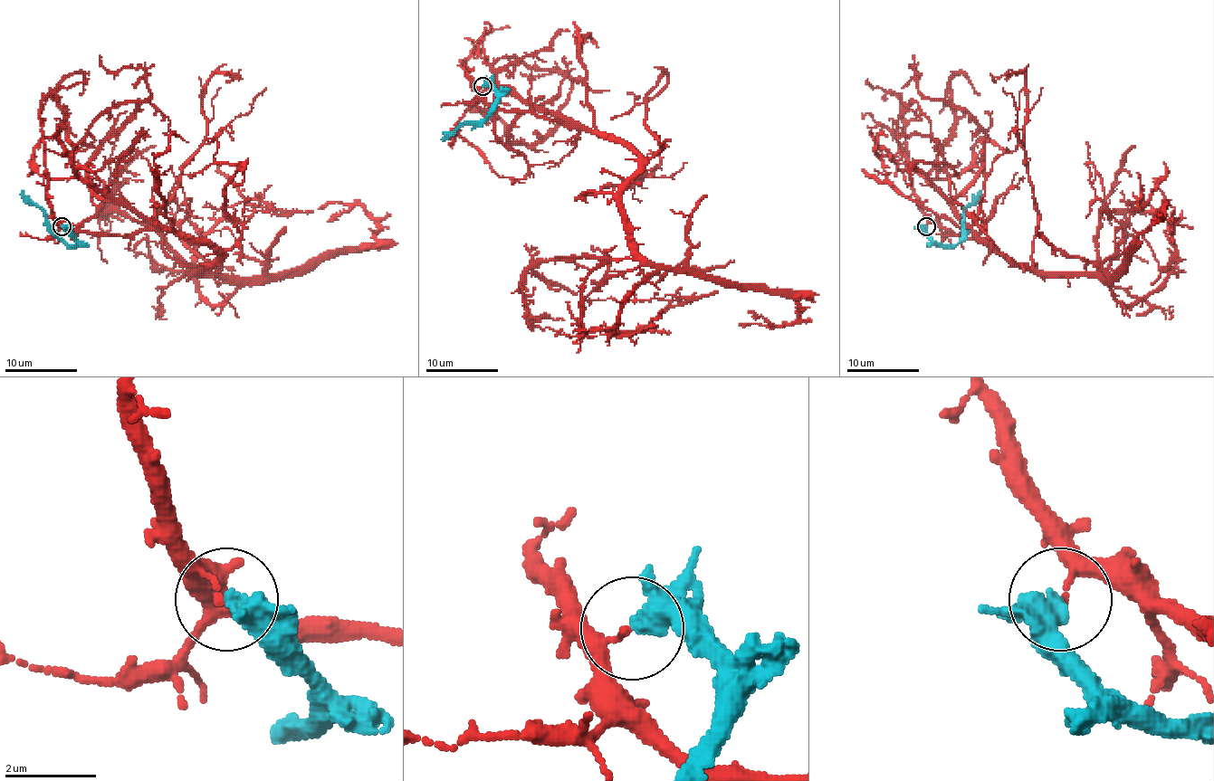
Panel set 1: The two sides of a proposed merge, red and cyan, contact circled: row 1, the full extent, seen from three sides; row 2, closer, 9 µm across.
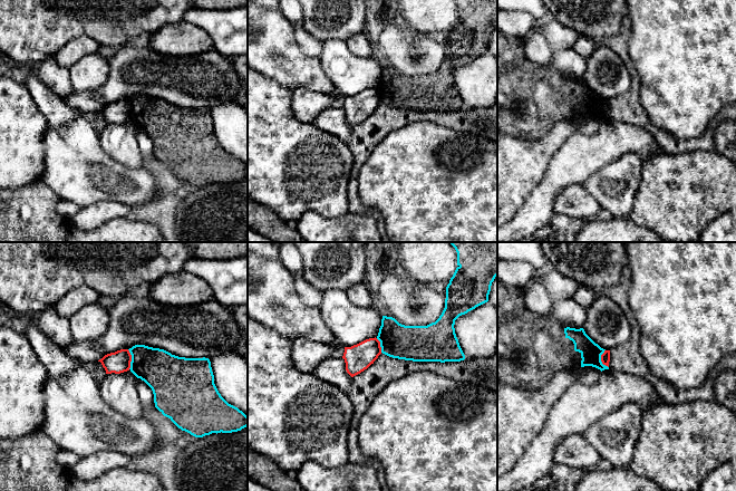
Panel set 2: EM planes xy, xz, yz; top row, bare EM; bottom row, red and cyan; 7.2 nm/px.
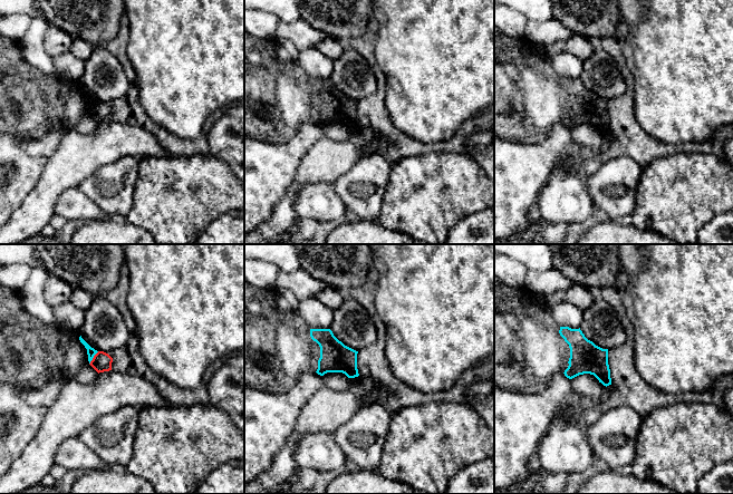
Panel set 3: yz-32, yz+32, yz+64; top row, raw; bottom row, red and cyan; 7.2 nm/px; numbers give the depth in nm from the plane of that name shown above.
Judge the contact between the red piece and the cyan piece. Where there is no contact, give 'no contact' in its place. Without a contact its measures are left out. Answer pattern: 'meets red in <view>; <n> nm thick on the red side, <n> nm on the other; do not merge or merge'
meets red in xy; 160 nm thick on the red side, 280 nm on the other; do not merge

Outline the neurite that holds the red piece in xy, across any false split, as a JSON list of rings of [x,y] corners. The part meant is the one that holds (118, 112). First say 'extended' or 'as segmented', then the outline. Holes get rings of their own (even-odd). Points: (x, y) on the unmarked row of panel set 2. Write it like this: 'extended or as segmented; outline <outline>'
as segmented; outline [[[120,99],[115,103],[105,105],[98,112],[101,113],[103,117],[106,121],[106,124],[120,124],[129,121],[132,105],[128,99]]]

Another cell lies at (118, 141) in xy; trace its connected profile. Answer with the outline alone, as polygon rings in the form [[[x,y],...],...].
[[[129,121],[107,124],[99,133],[103,150],[116,162],[132,169],[143,166],[143,156],[135,134],[135,125]]]

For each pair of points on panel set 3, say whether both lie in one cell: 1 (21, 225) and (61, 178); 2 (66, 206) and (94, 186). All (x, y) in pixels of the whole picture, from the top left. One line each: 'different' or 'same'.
1: same
2: different

